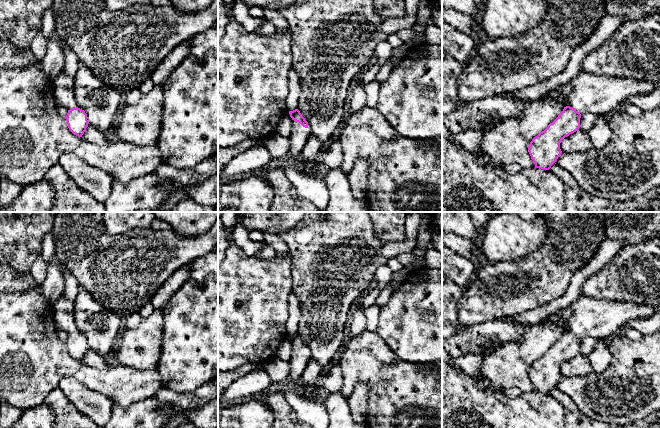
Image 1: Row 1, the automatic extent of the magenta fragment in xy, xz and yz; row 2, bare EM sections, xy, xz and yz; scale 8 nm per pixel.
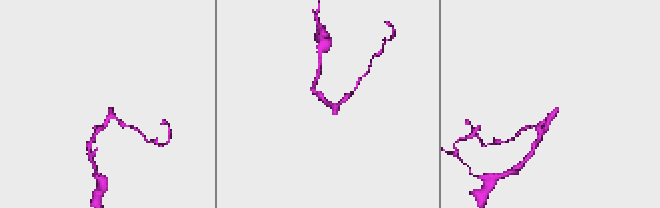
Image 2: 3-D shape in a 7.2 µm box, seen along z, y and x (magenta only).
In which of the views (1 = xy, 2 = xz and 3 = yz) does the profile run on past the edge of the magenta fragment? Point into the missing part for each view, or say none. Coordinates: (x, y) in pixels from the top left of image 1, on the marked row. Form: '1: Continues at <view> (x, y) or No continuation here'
1: Continues at xy (63, 85)
2: Continues at xz (299, 134)
3: Continues at yz (600, 95)

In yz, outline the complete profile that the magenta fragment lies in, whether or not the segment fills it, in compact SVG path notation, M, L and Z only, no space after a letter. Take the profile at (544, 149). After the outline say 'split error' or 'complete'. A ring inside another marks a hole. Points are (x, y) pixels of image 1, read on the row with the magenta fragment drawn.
M580 71L562 88L568 105L529 144L528 152L535 168L551 168L562 153L561 141L580 128L583 113L608 116L617 110L618 104L626 97L648 94L658 87L651 81L592 75Z | split error

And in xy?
M60 74L53 81L54 97L57 105L64 106L68 113L65 117L69 130L82 137L88 126L87 114L77 106L74 93L74 77Z | split error

